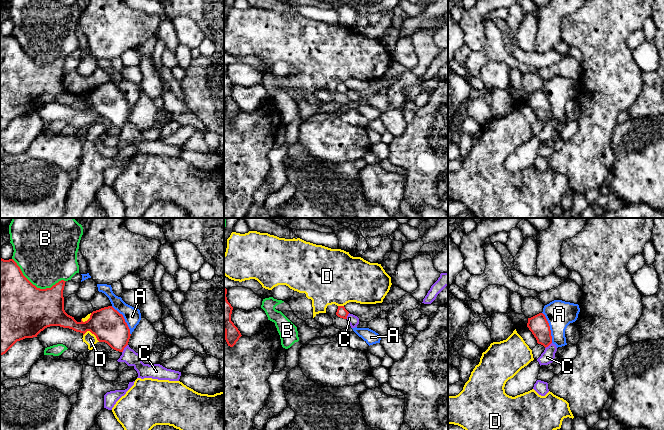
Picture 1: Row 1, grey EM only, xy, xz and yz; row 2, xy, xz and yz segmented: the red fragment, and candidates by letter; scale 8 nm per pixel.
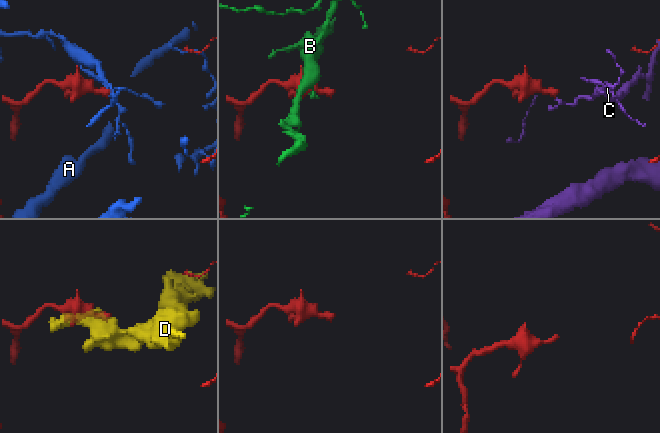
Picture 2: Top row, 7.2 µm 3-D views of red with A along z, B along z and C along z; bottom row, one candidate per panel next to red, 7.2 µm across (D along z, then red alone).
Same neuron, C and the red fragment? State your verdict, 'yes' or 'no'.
no

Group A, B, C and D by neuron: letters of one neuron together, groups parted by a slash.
A / B / C / D

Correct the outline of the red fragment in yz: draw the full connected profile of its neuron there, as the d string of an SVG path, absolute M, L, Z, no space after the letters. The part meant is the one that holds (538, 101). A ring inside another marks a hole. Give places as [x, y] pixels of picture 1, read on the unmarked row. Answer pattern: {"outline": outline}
{"outline": "M543 89L528 94L527 103L536 114L538 120L546 124L552 119L550 102Z"}

